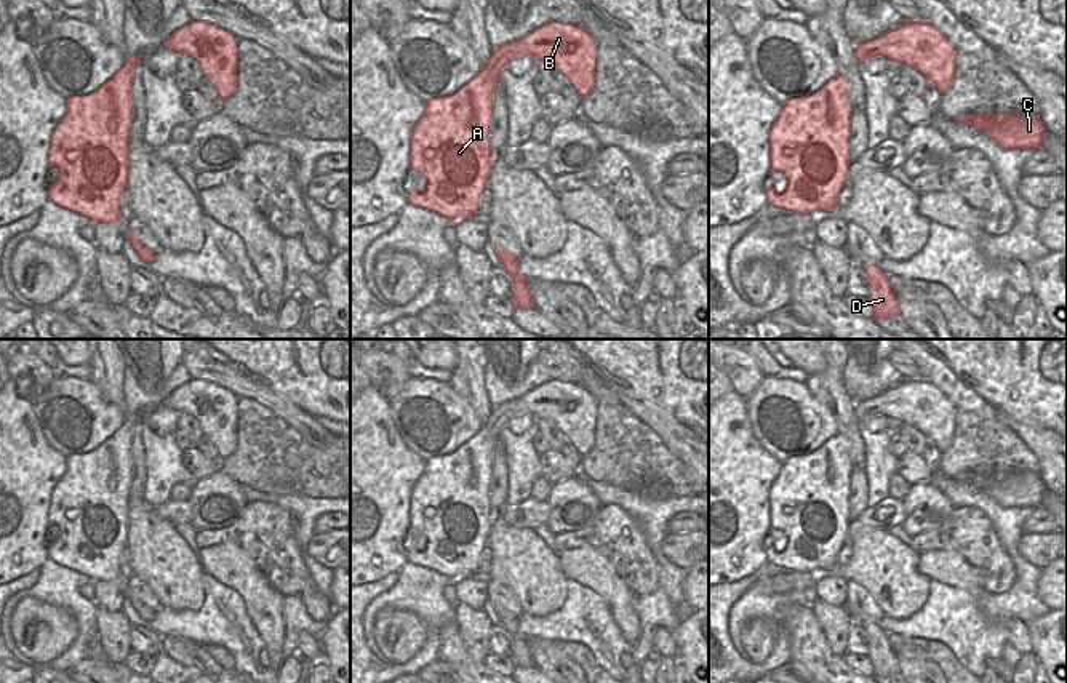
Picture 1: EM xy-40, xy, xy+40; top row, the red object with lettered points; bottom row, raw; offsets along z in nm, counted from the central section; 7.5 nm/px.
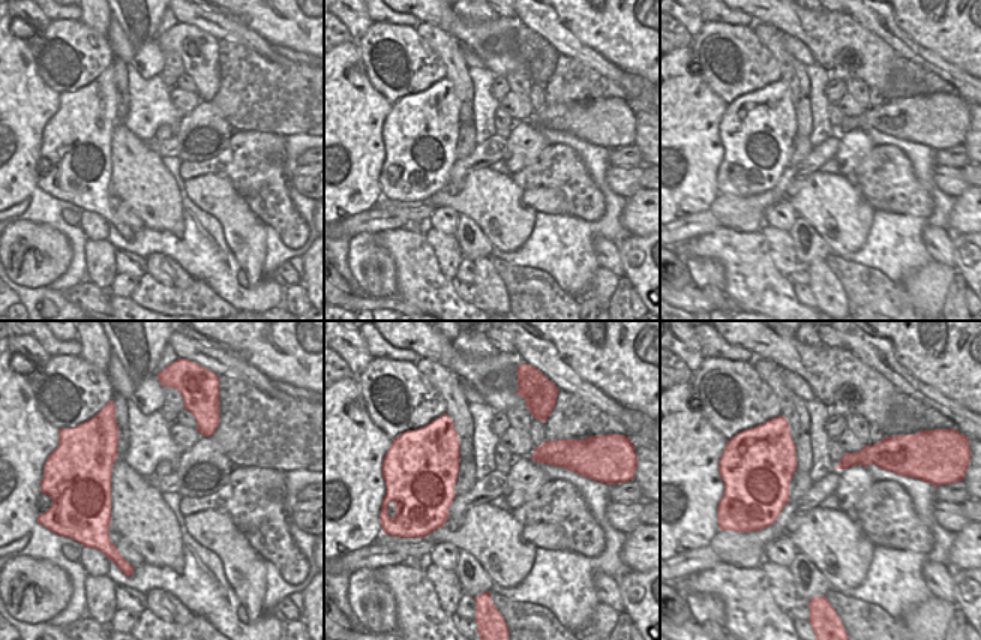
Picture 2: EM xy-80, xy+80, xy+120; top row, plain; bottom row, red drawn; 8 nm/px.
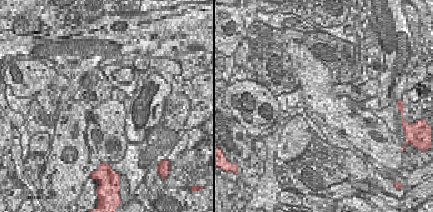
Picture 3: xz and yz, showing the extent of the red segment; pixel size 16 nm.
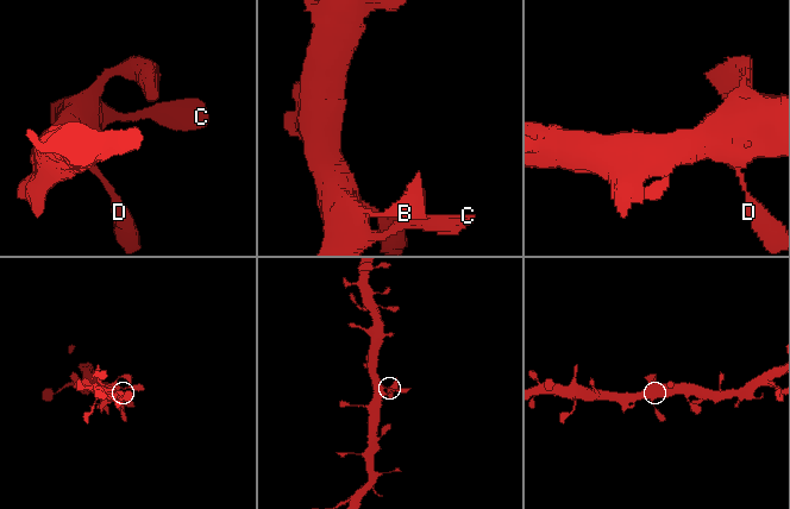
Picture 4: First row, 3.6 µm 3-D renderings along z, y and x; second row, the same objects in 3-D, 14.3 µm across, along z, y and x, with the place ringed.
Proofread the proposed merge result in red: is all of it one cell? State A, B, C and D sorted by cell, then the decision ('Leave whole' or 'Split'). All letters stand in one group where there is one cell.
Groups: A B C D. Leave whole

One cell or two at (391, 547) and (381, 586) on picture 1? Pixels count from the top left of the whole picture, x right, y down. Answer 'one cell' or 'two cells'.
two cells

